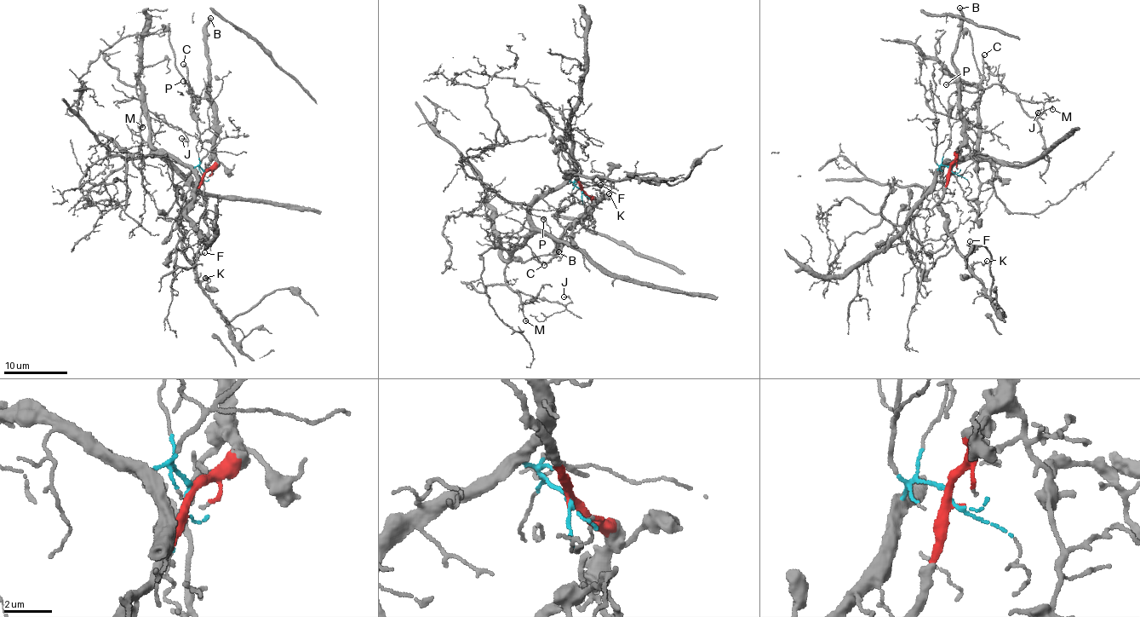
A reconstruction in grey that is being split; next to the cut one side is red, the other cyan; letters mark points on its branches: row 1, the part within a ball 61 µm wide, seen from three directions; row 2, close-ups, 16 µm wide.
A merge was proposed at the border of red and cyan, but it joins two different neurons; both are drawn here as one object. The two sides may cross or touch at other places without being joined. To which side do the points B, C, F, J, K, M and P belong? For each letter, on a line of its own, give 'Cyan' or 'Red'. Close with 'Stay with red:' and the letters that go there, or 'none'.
B: Red
C: Red
F: Red
J: Cyan
K: Red
M: Cyan
P: Red
Stay with red: B, C, F, K, P

